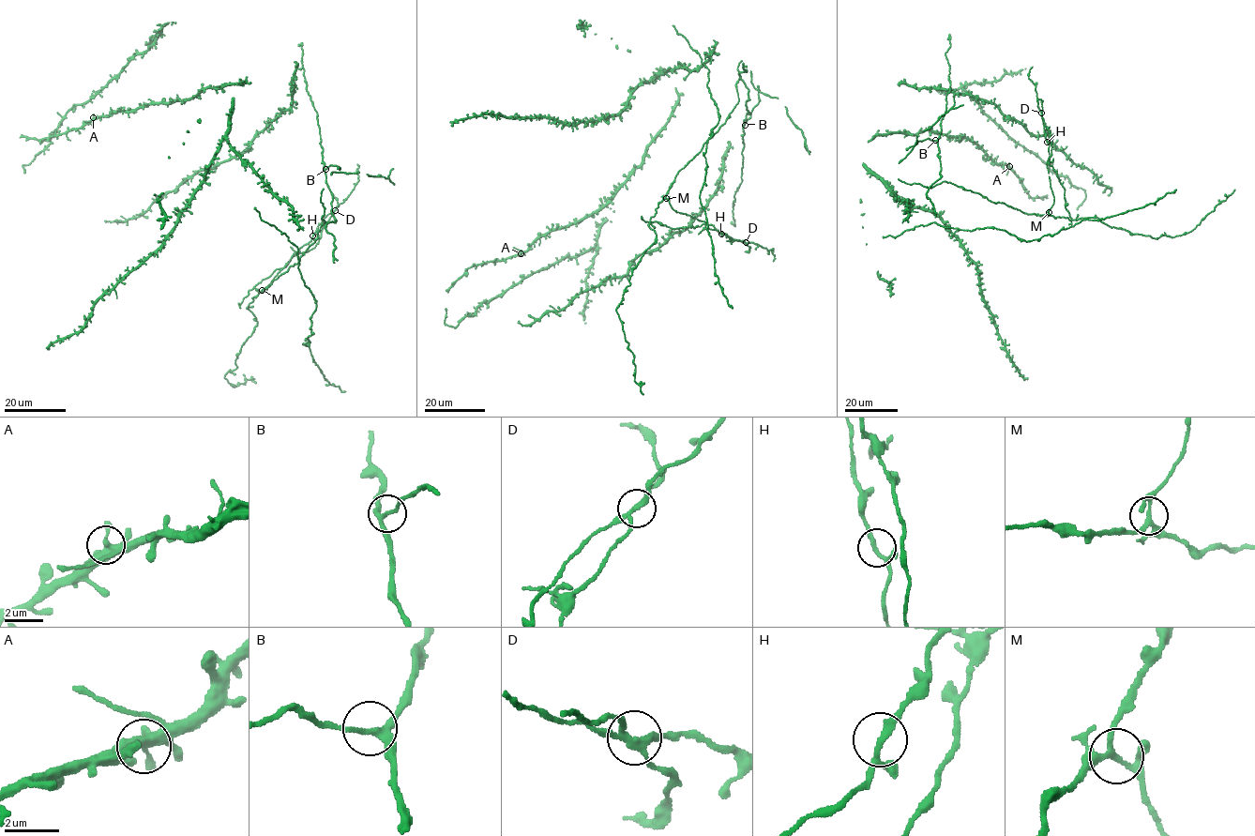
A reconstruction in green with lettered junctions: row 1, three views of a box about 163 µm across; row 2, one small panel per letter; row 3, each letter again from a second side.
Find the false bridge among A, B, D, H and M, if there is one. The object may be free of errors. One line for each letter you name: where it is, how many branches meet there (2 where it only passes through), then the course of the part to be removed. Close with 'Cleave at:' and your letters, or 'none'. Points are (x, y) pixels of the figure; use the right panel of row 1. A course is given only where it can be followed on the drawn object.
D: (1041, 113) | 4 | (1041, 113), (1050, 133), (1050, 165), (1064, 188), (1071, 226)
Cleave at: D

